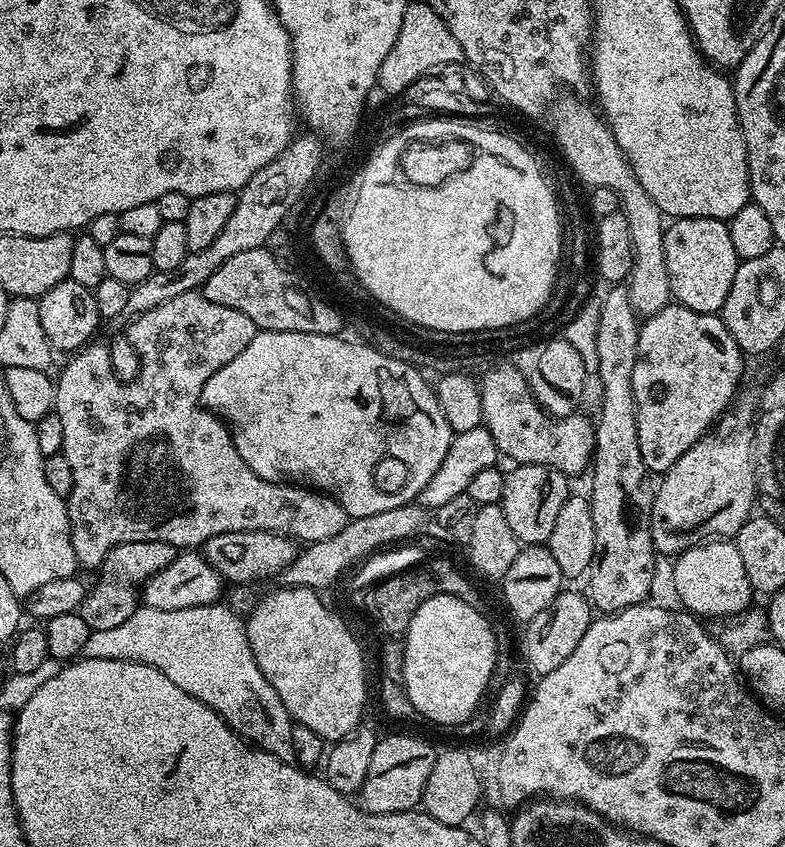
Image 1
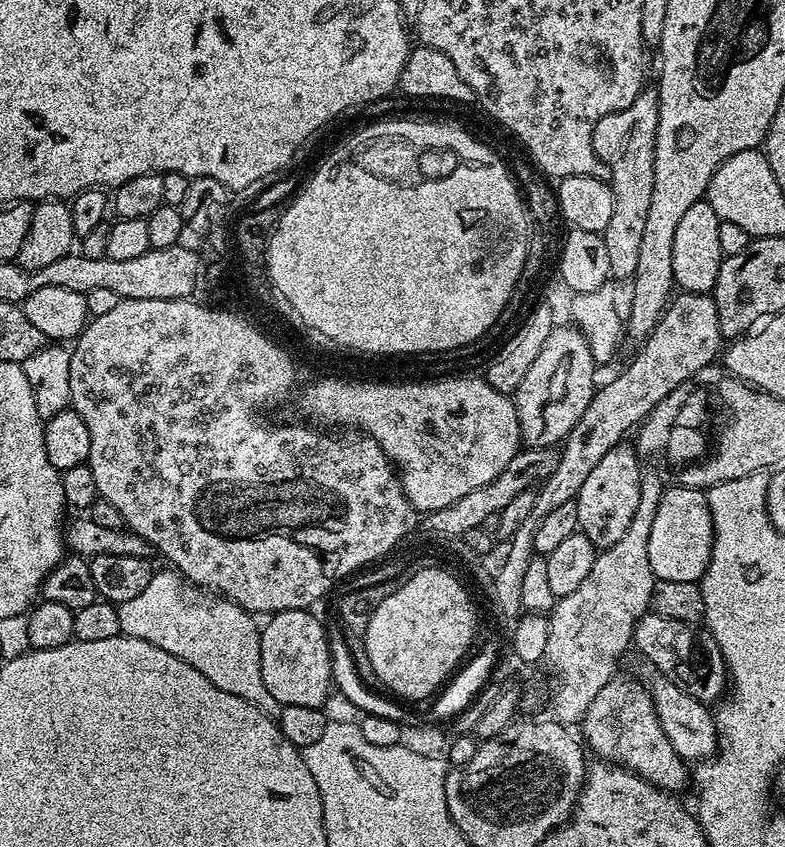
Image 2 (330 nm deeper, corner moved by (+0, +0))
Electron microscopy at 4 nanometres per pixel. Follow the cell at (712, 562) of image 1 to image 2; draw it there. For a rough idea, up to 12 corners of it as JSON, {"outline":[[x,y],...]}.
{"outline":[[665,487],[650,526],[657,580],[697,583],[714,526],[699,488]]}

